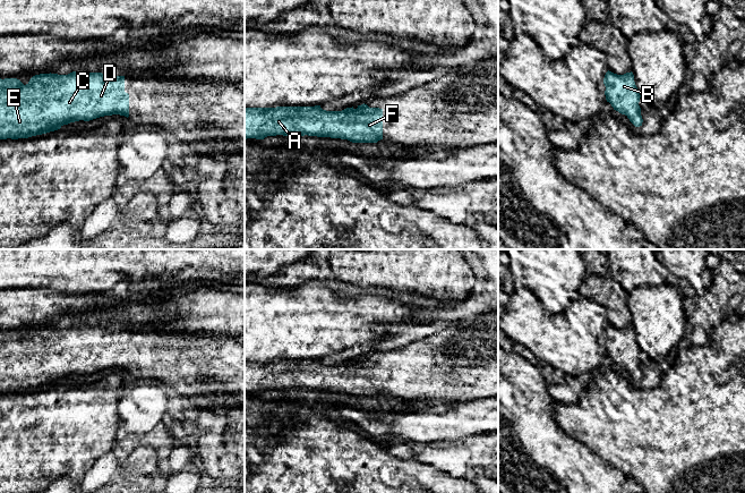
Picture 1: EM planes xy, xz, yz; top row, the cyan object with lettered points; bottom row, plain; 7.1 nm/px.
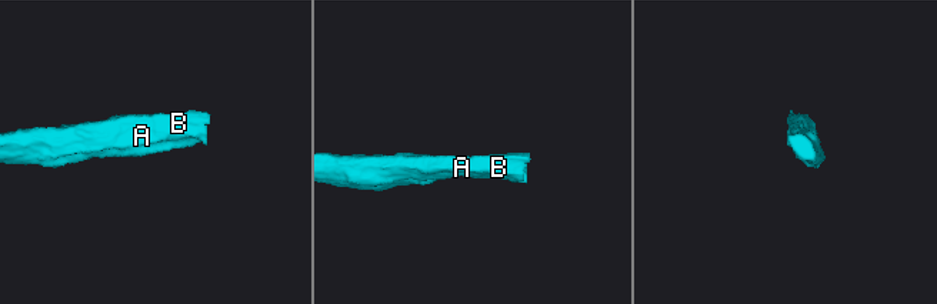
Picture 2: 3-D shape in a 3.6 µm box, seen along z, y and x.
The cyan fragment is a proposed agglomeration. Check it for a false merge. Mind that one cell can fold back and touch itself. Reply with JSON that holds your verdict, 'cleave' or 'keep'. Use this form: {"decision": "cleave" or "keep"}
{"decision": "keep"}

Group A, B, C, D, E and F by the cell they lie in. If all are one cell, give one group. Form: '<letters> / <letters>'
A B C D E F

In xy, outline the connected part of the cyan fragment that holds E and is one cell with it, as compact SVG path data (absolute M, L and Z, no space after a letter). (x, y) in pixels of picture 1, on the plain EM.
M50 326L33 330L26 339L17 332L0 332L0 393L28 392L58 384L70 376L112 368L129 371L129 348L125 346L125 330Z

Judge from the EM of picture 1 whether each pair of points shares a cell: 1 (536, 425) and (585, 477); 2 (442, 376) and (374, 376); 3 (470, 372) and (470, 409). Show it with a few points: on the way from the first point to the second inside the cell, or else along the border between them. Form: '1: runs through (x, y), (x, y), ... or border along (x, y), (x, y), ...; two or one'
1: runs through (546, 438), (573, 465); one
2: runs through (425, 376), (391, 376); one
3: border along (486, 397), (477, 399), (447, 399), (444, 401); two

